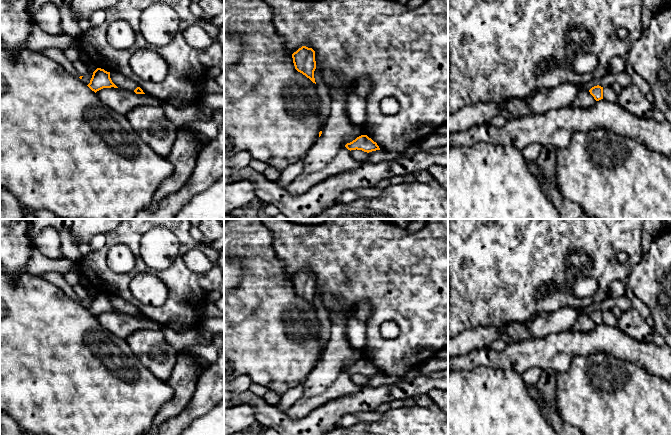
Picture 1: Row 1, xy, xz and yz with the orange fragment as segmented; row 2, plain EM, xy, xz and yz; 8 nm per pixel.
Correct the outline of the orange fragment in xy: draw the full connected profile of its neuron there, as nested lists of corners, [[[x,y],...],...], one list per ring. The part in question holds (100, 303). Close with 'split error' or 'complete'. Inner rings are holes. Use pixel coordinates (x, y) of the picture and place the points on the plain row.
[[[97,292],[92,299],[90,307],[87,309],[95,317],[103,312],[118,312],[110,302],[110,296]]]; complete

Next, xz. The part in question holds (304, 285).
[[[302,270],[292,278],[295,293],[316,308],[314,295],[316,293],[315,275]]]; complete

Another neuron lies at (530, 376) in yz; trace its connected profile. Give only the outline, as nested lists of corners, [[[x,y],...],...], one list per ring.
[[[531,367],[524,371],[521,376],[527,386],[535,385],[541,375],[542,369],[539,367]]]

